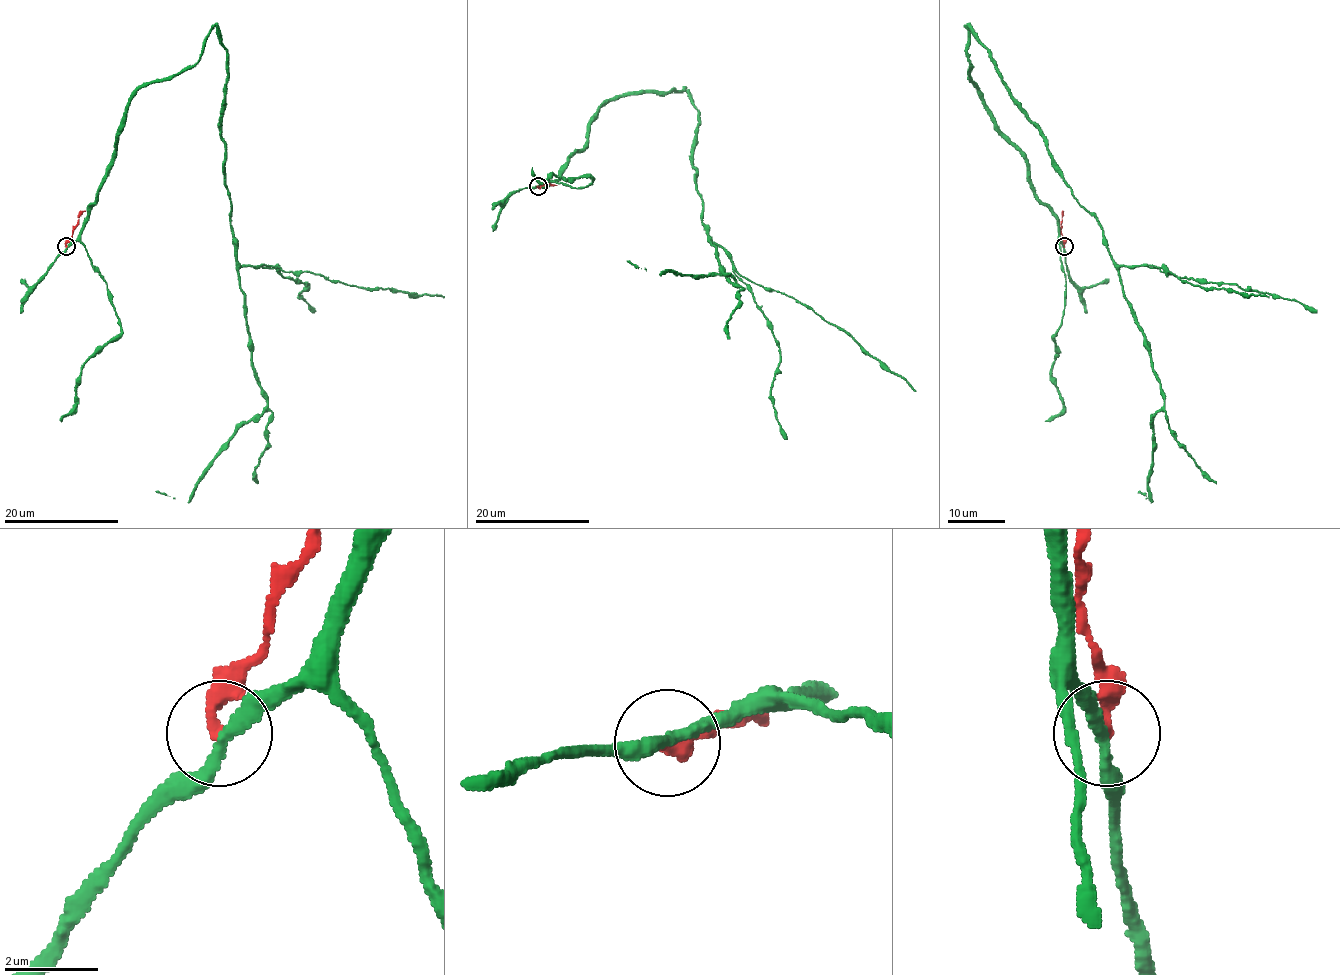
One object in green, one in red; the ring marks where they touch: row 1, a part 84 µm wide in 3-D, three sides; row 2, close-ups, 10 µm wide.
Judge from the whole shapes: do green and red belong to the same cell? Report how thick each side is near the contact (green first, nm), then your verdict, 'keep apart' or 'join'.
calibres 240 and 280 nm; keep apart

